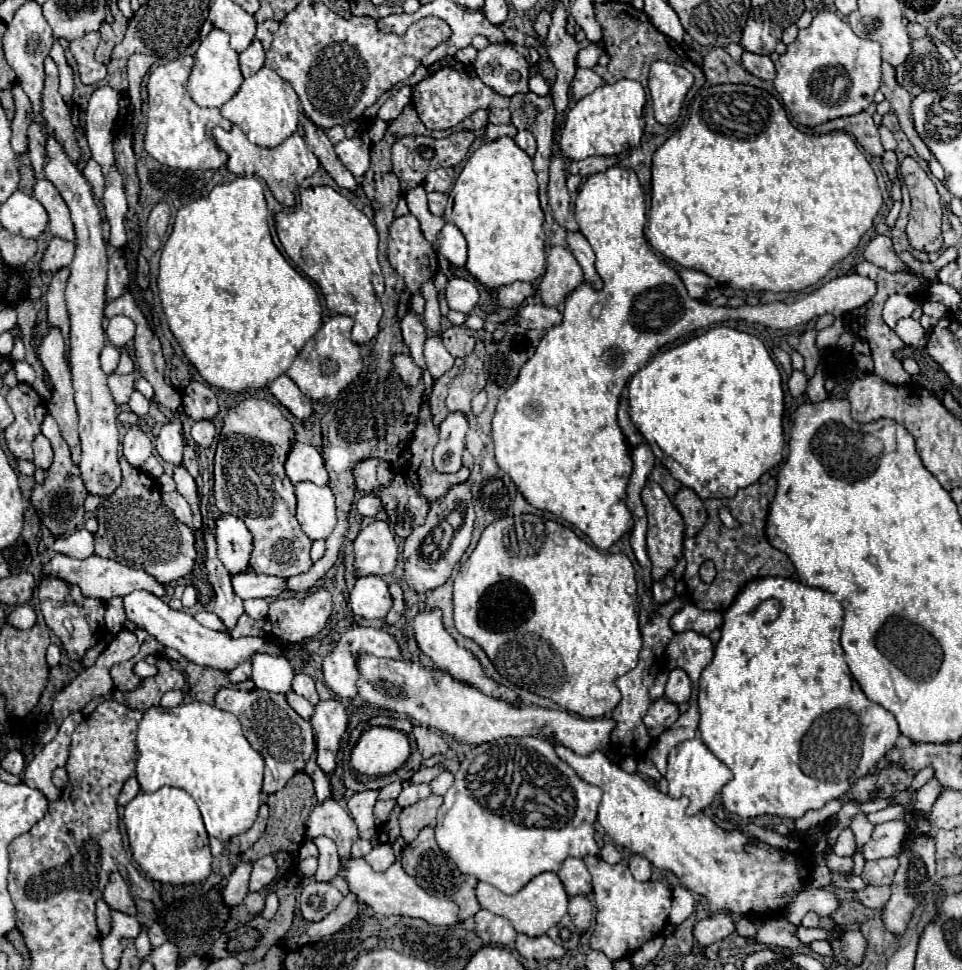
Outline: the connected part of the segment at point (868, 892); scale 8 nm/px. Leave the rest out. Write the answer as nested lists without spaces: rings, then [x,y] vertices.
[[[866,886],[864,890],[856,890],[854,898],[858,902],[862,902],[864,906],[878,910],[878,908],[882,908],[888,902],[890,886]]]

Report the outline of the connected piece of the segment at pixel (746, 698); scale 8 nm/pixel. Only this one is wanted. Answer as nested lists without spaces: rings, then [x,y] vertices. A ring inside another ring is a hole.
[[[758,578],[756,582],[748,582],[744,590],[736,596],[736,602],[724,612],[724,624],[722,624],[722,638],[716,644],[712,662],[702,670],[700,686],[698,686],[698,710],[700,710],[700,734],[702,742],[708,746],[708,750],[720,758],[734,774],[730,782],[722,788],[722,804],[730,814],[736,814],[740,818],[754,818],[754,816],[778,816],[788,820],[802,818],[808,810],[820,810],[826,802],[842,798],[860,778],[870,774],[878,760],[894,746],[898,732],[896,718],[882,708],[880,704],[870,702],[864,692],[860,690],[858,682],[852,678],[850,668],[844,660],[844,650],[840,646],[840,630],[842,630],[842,604],[834,598],[832,592],[810,588],[800,584],[798,580],[790,578]]]

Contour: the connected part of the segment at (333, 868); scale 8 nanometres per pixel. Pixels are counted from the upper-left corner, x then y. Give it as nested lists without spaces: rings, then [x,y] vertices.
[[[320,836],[320,838],[314,838],[318,850],[320,850],[320,856],[318,856],[318,870],[316,870],[316,880],[320,882],[326,882],[330,878],[334,878],[338,874],[338,852],[336,852],[336,844],[334,840],[326,838],[326,836]]]

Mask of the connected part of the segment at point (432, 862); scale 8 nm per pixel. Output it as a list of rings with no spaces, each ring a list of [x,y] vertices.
[[[426,826],[420,830],[418,838],[410,844],[410,848],[404,850],[402,858],[402,868],[406,874],[410,874],[418,886],[422,886],[428,894],[432,896],[440,896],[440,898],[446,898],[446,900],[452,900],[458,904],[458,918],[460,920],[468,920],[472,918],[478,910],[480,910],[480,904],[474,896],[474,888],[476,888],[476,878],[474,876],[464,876],[456,866],[454,862],[438,848],[436,840],[434,840],[434,828]]]

